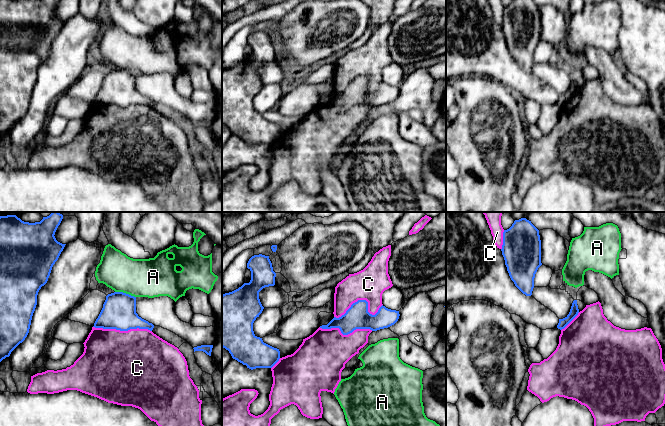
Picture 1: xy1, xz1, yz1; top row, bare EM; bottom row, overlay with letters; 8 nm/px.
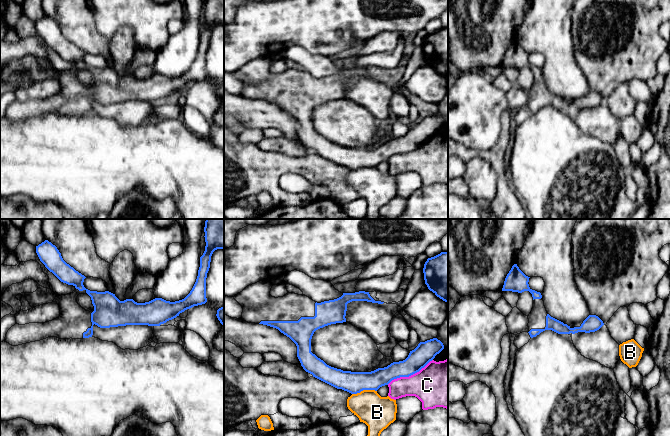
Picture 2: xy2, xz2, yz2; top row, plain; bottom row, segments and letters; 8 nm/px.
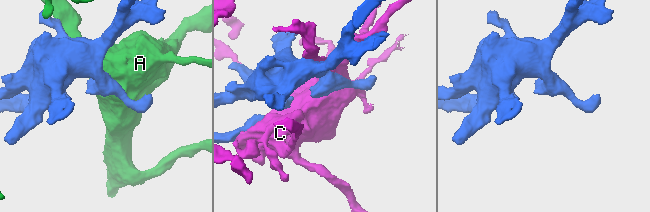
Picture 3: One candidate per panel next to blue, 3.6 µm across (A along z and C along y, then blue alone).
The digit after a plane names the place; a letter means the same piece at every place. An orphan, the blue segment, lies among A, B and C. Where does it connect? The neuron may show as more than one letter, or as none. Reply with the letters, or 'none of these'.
none of these

